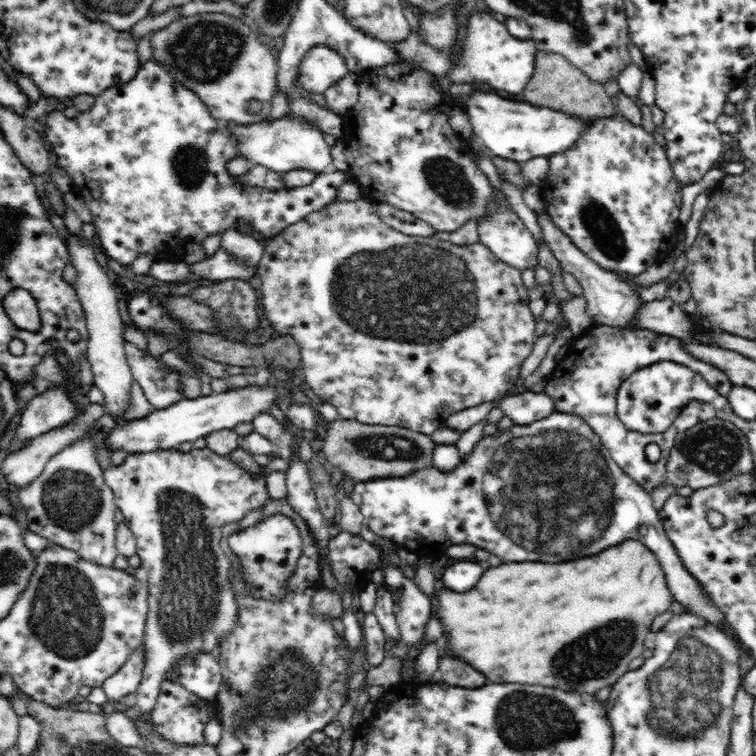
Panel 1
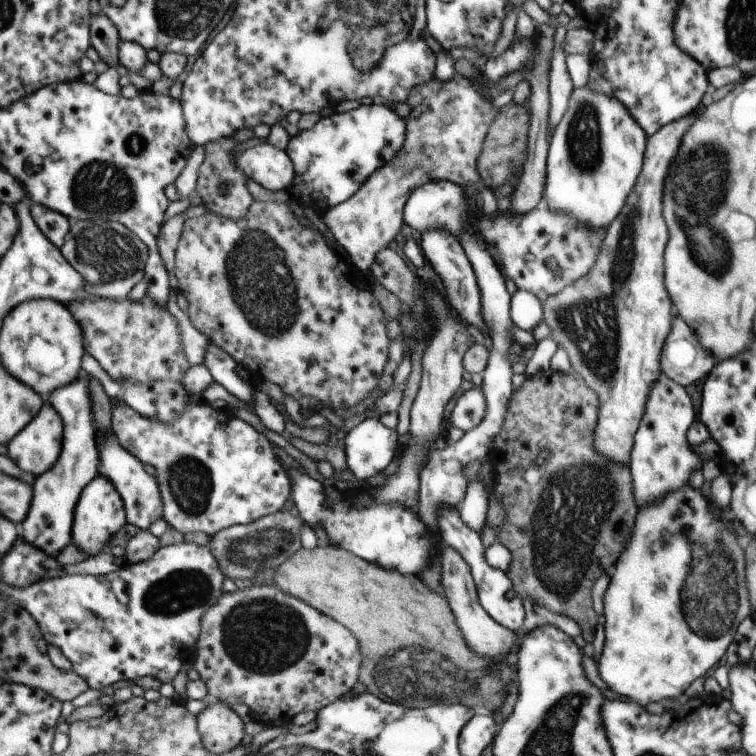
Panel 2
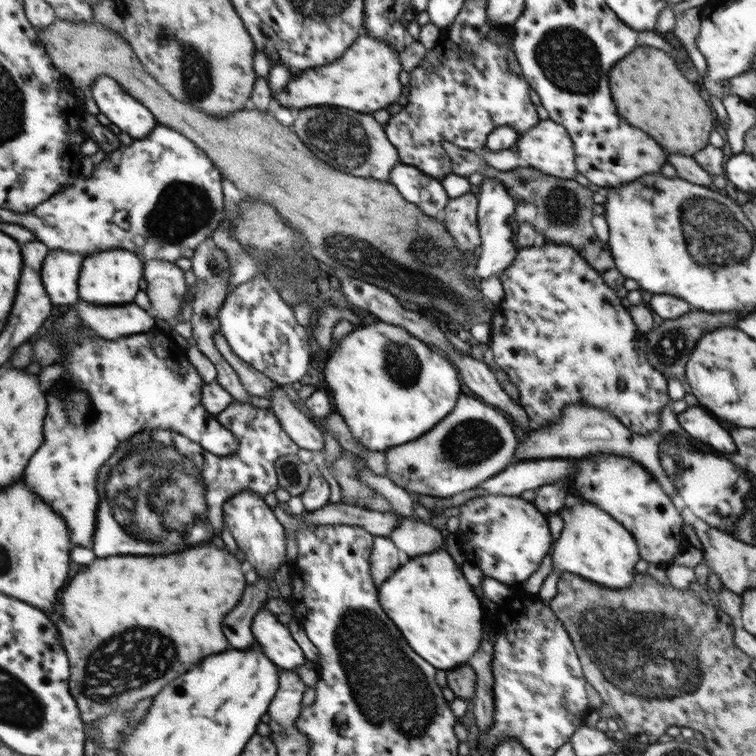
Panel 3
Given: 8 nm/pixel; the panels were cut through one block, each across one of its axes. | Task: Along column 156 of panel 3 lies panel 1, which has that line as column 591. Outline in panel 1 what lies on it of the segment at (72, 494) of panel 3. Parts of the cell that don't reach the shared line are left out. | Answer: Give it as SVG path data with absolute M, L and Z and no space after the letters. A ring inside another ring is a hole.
M593 326L580 337L573 339L569 344L566 356L556 362L554 370L546 377L544 393L554 399L554 409L558 412L582 417L600 437L600 441L610 451L611 458L616 464L648 493L663 482L669 484L665 466L668 463L678 430L672 426L667 431L646 435L628 430L617 415L616 395L620 385L634 371L662 361L672 361L701 374L704 380L722 396L727 396L733 387L728 376L724 376L724 372L720 368L714 368L714 365L690 356L683 349L683 341L667 334L662 336L662 334L648 329ZM650 442L658 444L661 448L660 462L649 462L645 456L644 448Z

